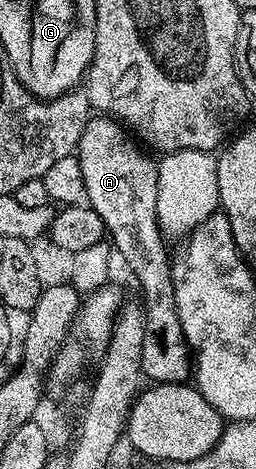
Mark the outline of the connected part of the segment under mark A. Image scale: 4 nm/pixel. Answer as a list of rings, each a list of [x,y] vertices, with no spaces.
[[[104,114],[94,115],[90,119],[79,138],[75,154],[79,158],[79,167],[83,169],[88,207],[103,218],[116,255],[121,255],[122,262],[141,283],[139,292],[146,314],[142,377],[153,384],[188,381],[191,376],[191,353],[173,301],[173,279],[169,270],[171,252],[165,249],[167,240],[157,221],[158,161],[118,121]]]

